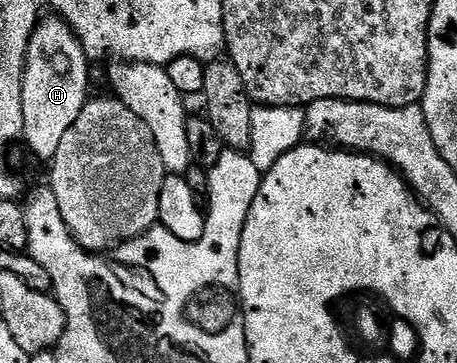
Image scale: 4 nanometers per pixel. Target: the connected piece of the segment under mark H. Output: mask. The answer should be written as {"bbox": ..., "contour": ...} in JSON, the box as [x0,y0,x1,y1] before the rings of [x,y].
{"bbox":[22,16,91,160],"contour":[[[46,16],[35,26],[28,52],[26,68],[22,72],[22,103],[24,104],[24,128],[22,138],[38,158],[52,160],[60,140],[64,140],[68,128],[76,124],[76,116],[91,97],[91,59],[82,51],[78,37],[64,18]]]}

